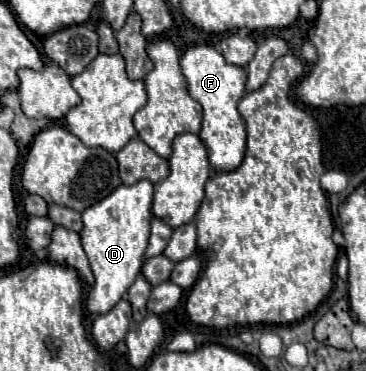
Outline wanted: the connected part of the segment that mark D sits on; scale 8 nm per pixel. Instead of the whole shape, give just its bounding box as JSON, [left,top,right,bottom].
[83,180,155,314]

